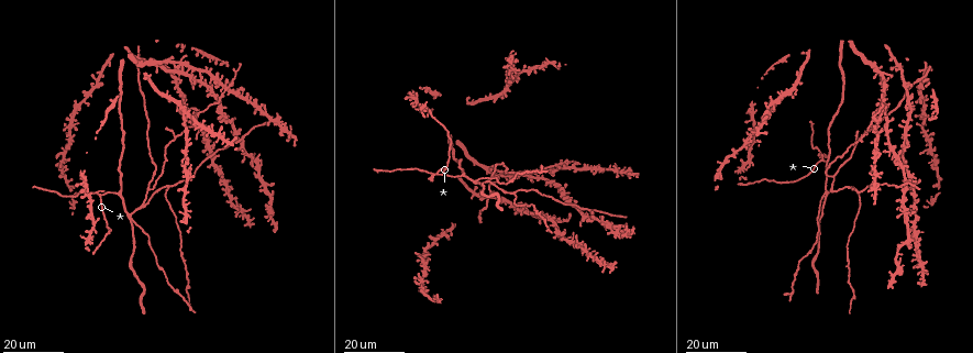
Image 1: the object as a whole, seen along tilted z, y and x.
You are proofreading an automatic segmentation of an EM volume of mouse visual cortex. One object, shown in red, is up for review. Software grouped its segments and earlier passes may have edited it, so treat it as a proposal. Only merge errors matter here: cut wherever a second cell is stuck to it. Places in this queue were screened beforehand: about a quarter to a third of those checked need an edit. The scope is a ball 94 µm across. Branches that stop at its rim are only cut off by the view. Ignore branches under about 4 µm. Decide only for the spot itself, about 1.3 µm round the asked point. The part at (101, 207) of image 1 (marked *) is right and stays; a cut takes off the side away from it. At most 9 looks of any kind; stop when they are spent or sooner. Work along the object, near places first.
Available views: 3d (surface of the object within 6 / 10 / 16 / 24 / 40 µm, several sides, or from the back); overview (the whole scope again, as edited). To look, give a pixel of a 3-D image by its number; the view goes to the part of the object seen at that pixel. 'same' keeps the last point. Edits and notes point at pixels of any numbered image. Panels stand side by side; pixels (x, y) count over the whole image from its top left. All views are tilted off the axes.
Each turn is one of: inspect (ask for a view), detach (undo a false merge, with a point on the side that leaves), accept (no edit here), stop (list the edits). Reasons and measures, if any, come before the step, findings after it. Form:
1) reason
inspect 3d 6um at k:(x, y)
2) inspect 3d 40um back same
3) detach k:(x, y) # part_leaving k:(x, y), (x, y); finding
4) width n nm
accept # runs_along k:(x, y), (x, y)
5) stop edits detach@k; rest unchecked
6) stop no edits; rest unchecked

two arms in line, one across
inspect 3d 24um at 1:(822, 154)

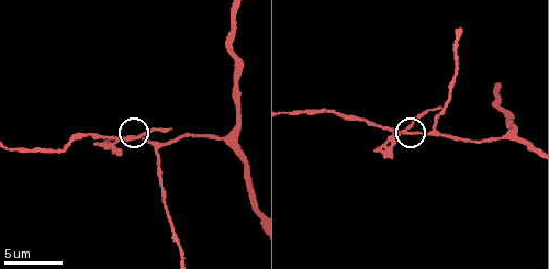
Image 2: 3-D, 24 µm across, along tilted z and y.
closer look
inspect 3d 10um at 2:(411, 133)

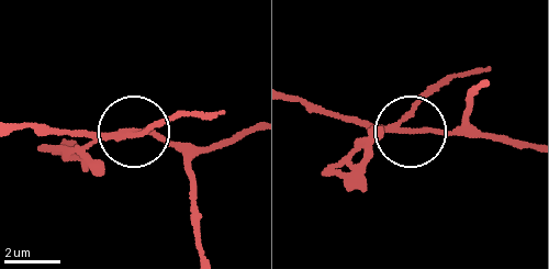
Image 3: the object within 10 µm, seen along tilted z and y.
arms 3
detach 3:(365, 156) # part_leaving 3:(390, 130), (452, 77), (485, 67); two cells meet here

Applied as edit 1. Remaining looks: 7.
three-way junction
inspect 3d 24um at 1:(493, 173)

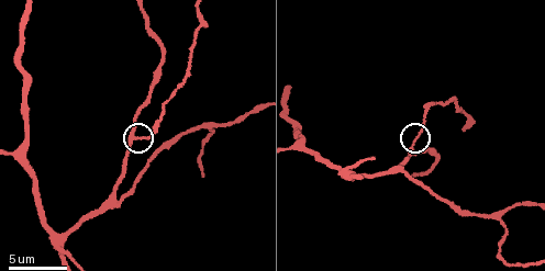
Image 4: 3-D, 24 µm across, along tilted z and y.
inspect 3d 6um at 4:(132, 135)

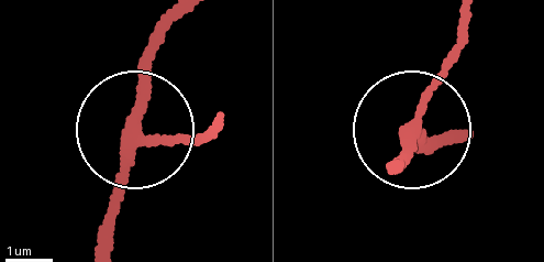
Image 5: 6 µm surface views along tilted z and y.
width 220 nm
accept # continuous, no second cell

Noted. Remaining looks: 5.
four-way junction
inspect 3d 16um at 1:(504, 197)

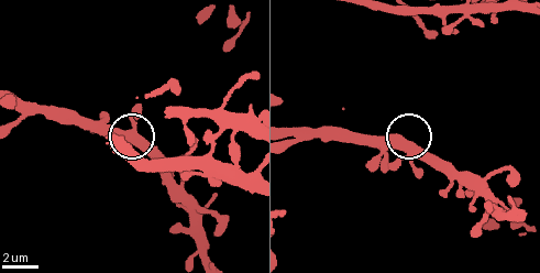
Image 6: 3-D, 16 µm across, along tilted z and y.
zoom in
inspect 3d 10um at 6:(413, 149)

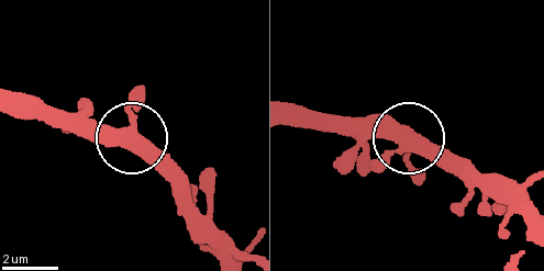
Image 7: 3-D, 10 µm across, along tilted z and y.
arms 4
accept # one cell here

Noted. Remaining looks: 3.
four or more arms meet
inspect 3d 24um at 1:(222, 112)

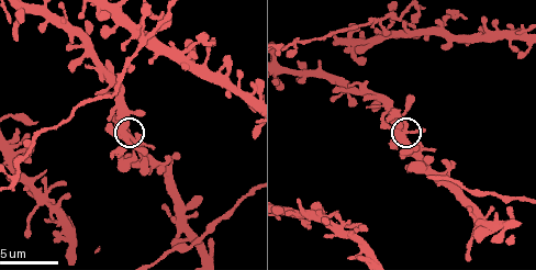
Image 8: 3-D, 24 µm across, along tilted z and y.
inspect 3d 10um at 8:(405, 138)

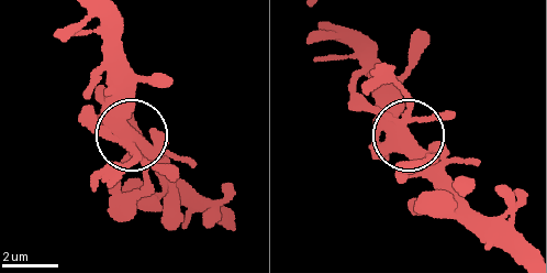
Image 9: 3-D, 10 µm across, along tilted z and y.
accept # runs_along 9:(97, 14), (103, 72), (136, 143), (130, 165); continuous, no second cell

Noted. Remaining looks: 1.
inspect 3d 10um at 4:(63, 238)

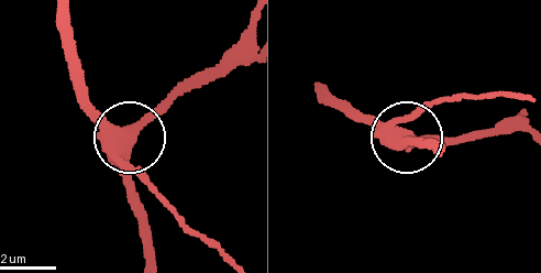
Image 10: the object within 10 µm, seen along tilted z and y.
detach 10:(140, 168) # a second cell is stuck on

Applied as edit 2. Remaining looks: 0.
stop edits detach@3, detach@10; rest unchecked

